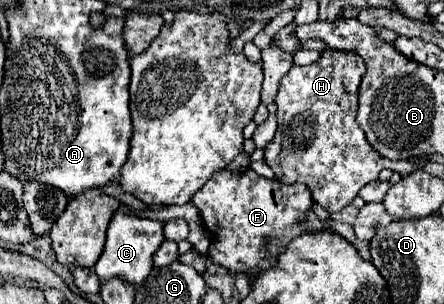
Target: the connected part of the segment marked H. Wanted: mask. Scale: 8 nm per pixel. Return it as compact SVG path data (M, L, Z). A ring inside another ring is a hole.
M322 50L318 62L310 66L292 66L290 72L282 78L280 92L276 96L278 132L274 140L264 148L264 160L274 170L280 182L306 184L312 190L314 202L318 202L330 214L346 208L358 196L362 186L376 182L382 168L393 167L392 161L374 152L374 148L366 142L362 128L356 124L358 86L364 72L364 60L358 54L350 54L344 50Z

